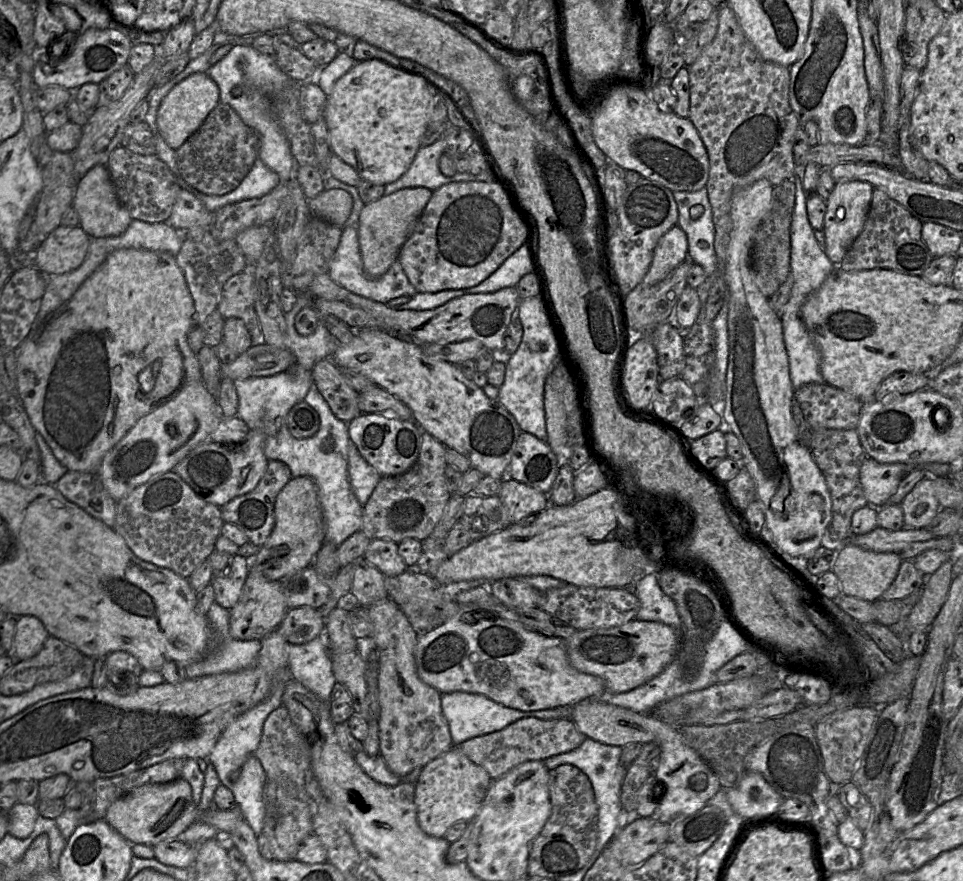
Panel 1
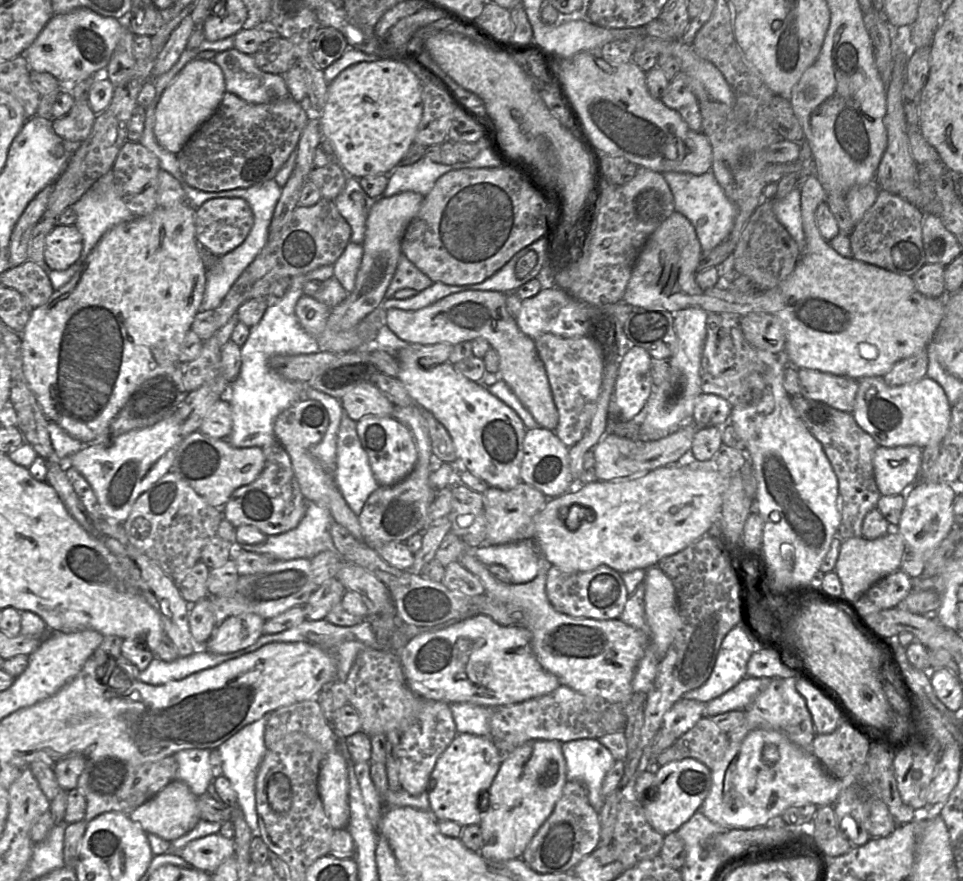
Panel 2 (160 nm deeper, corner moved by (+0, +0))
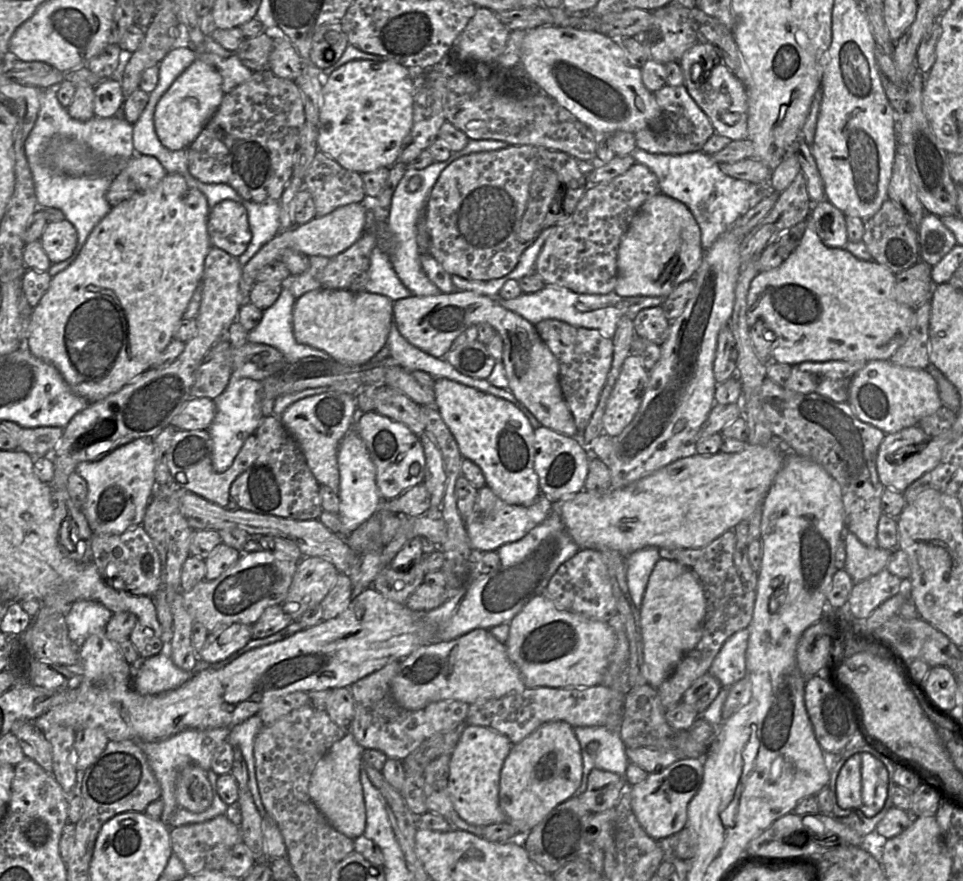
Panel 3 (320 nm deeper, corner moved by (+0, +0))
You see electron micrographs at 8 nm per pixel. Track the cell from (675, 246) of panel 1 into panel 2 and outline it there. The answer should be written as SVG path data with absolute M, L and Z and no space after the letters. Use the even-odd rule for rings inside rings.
M816 175L801 184L801 213L806 244L790 276L778 286L754 293L736 290L702 289L696 283L697 266L702 254L696 231L688 218L674 211L648 238L640 251L627 283L623 301L632 306L660 306L676 313L688 307L699 307L709 314L731 313L744 317L751 312L766 312L779 317L785 334L785 358L797 369L812 369L861 380L884 377L893 366L928 347L945 312L944 297L930 298L921 294L907 275L868 264L837 253L819 232L816 210L825 201L826 191Z

